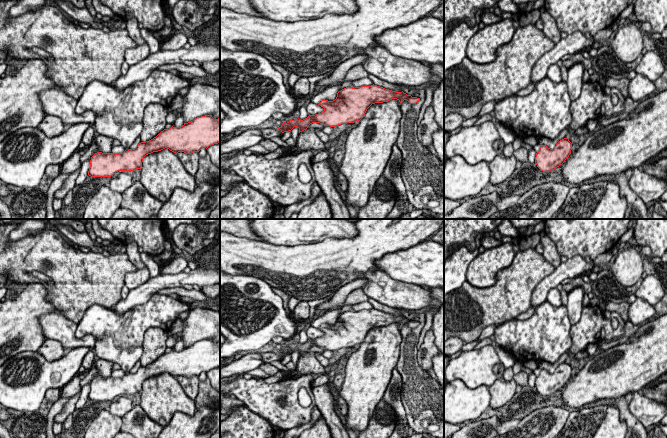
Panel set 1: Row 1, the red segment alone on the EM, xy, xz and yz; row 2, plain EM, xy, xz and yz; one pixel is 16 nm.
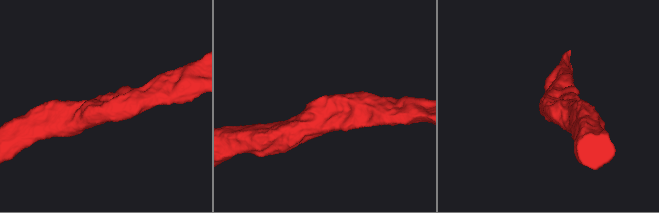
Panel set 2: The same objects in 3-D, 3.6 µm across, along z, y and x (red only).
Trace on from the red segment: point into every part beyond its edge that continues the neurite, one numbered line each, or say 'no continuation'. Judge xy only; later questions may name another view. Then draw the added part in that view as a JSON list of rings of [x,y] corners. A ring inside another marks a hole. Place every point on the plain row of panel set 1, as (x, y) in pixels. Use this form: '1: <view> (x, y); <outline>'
no continuation

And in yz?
no continuation

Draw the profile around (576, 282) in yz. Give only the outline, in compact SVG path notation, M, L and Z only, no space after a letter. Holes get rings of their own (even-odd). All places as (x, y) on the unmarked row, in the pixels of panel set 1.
M581 276L575 277L569 283L564 284L563 290L569 293L577 287L582 287L585 294L592 292L592 286L588 282L584 282Z

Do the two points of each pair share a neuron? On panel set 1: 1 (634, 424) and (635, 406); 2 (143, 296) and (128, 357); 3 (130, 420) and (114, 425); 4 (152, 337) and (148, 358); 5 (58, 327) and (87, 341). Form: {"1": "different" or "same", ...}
{"1": "different", "2": "different", "3": "different", "4": "same", "5": "same"}

